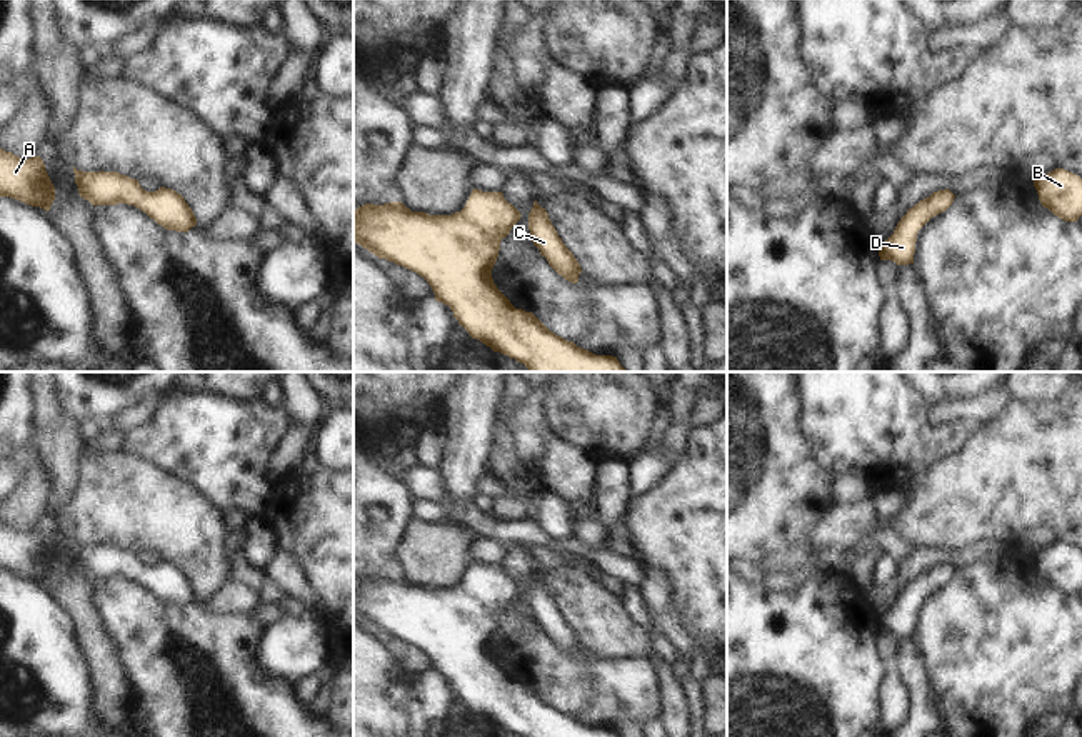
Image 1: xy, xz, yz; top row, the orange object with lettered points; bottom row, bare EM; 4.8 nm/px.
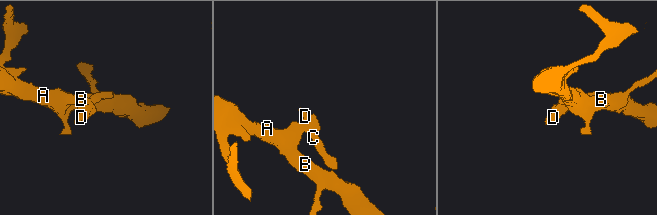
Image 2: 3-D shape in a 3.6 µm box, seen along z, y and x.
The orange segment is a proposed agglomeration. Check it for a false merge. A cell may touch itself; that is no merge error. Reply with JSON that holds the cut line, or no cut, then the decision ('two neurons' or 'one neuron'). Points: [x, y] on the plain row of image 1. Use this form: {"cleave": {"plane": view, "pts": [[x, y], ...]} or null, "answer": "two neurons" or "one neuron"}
{"cleave": null, "answer": "one neuron"}

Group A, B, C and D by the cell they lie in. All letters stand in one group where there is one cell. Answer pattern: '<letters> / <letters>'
A B C D

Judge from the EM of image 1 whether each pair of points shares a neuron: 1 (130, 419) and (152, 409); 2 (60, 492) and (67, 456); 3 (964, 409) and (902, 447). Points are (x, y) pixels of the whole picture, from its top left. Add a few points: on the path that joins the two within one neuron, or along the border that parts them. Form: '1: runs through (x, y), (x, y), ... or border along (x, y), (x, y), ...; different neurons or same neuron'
1: runs through (135, 417), (147, 411); same neuron
2: runs through (65, 484), (65, 464); same neuron
3: border along (929, 406), (931, 424), (962, 424), (971, 432); different neurons

